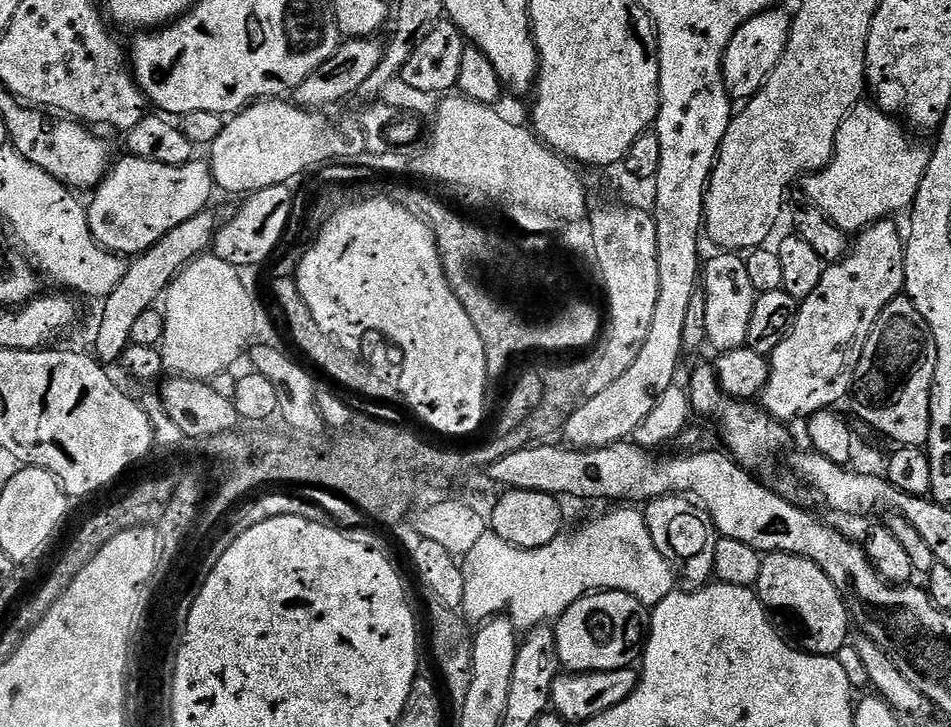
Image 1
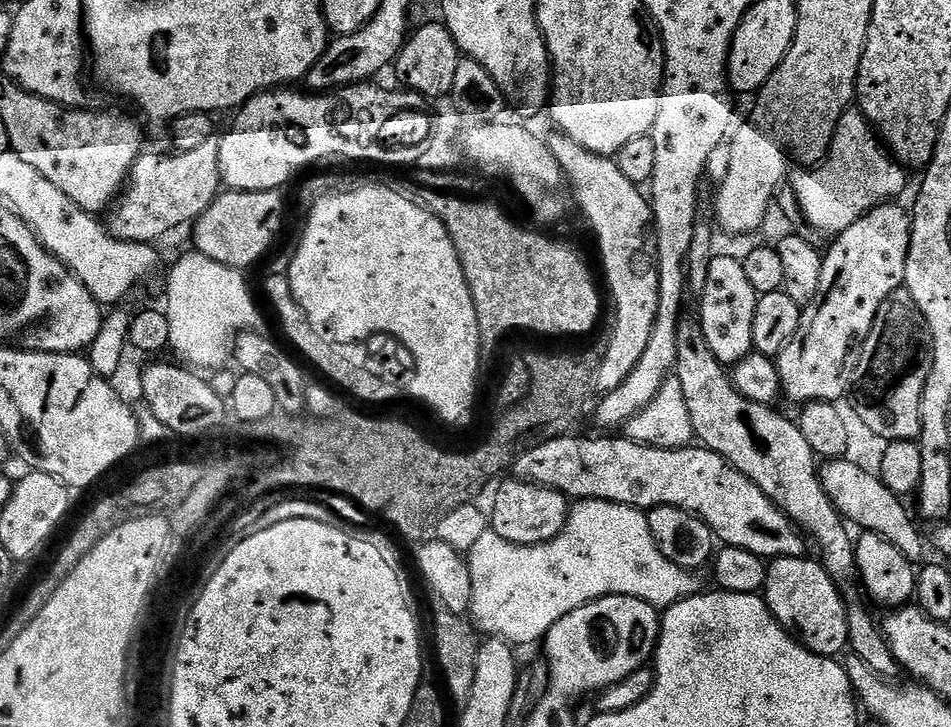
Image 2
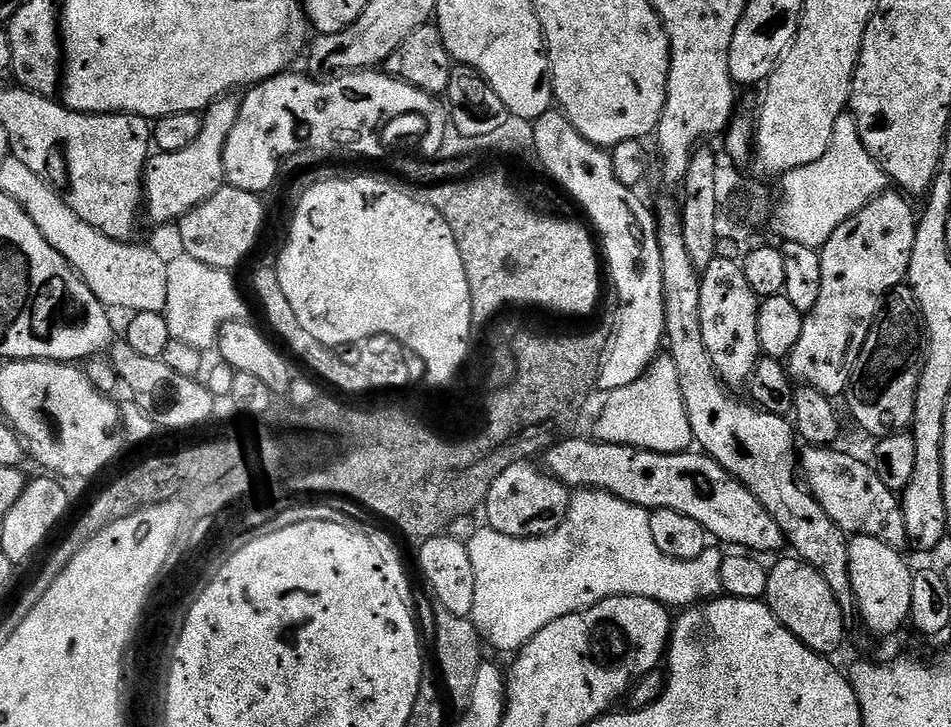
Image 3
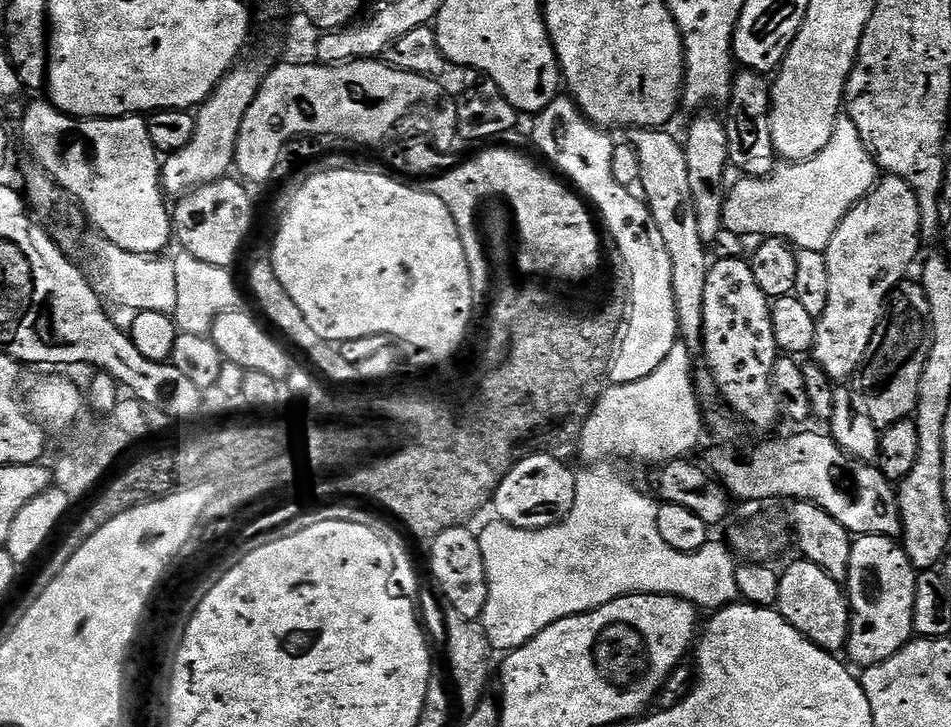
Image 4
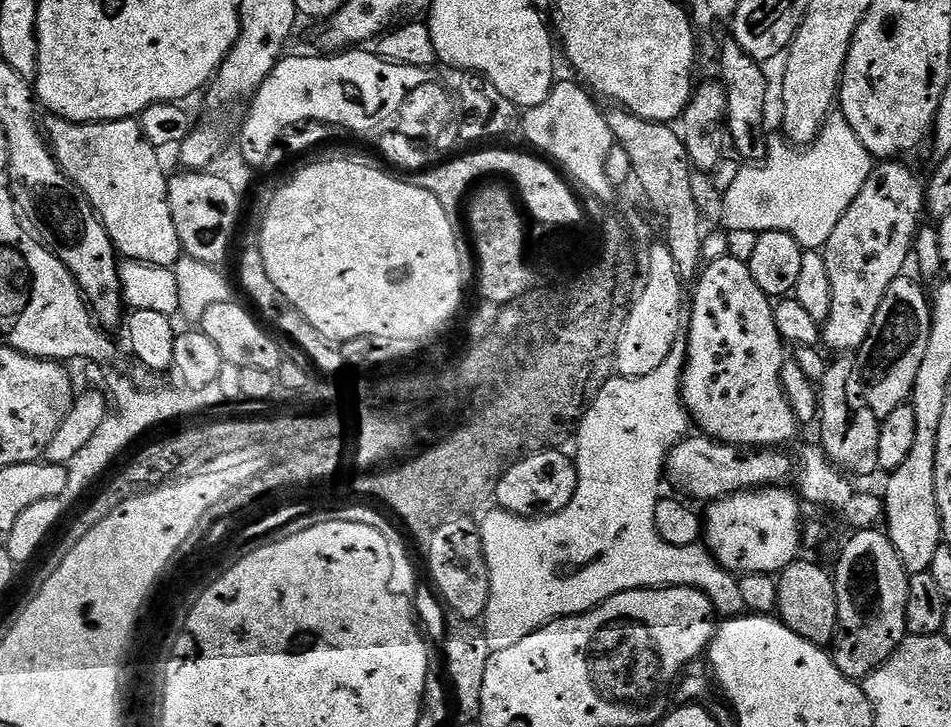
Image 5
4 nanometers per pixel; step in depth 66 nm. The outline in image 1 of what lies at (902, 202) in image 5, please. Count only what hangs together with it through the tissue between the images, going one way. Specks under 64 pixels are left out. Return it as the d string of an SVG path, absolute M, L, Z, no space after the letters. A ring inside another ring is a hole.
M889 218L874 222L851 241L850 251L842 259L829 263L822 274L822 282L818 282L818 290L810 294L810 298L800 301L798 318L794 322L794 330L774 350L770 357L770 378L762 393L762 408L775 420L789 422L800 419L807 421L809 417L836 406L840 399L847 397L852 391L852 380L856 377L856 367L862 358L862 350L866 346L866 338L870 338L870 330L874 322L878 322L878 314L886 310L895 296L904 292L904 245L905 237L902 228Z

